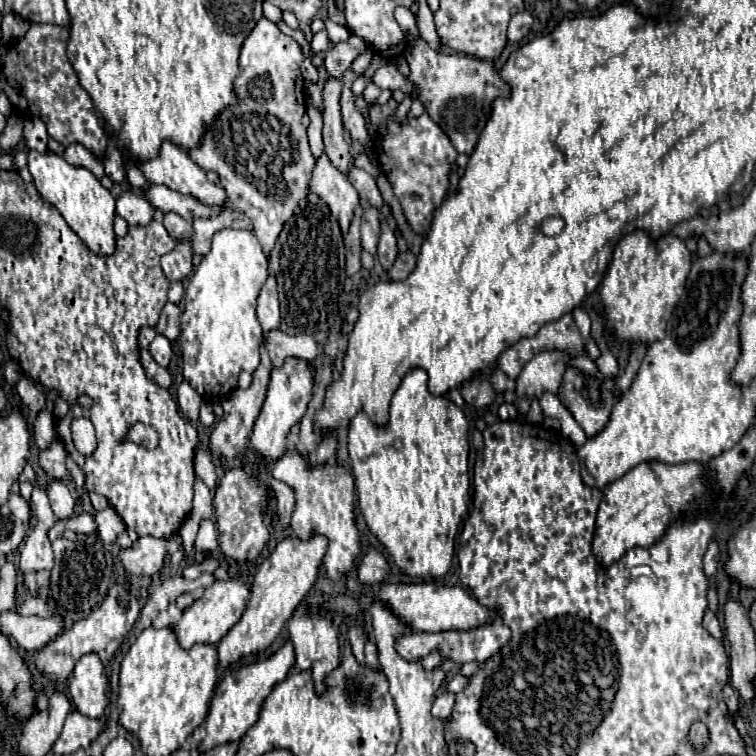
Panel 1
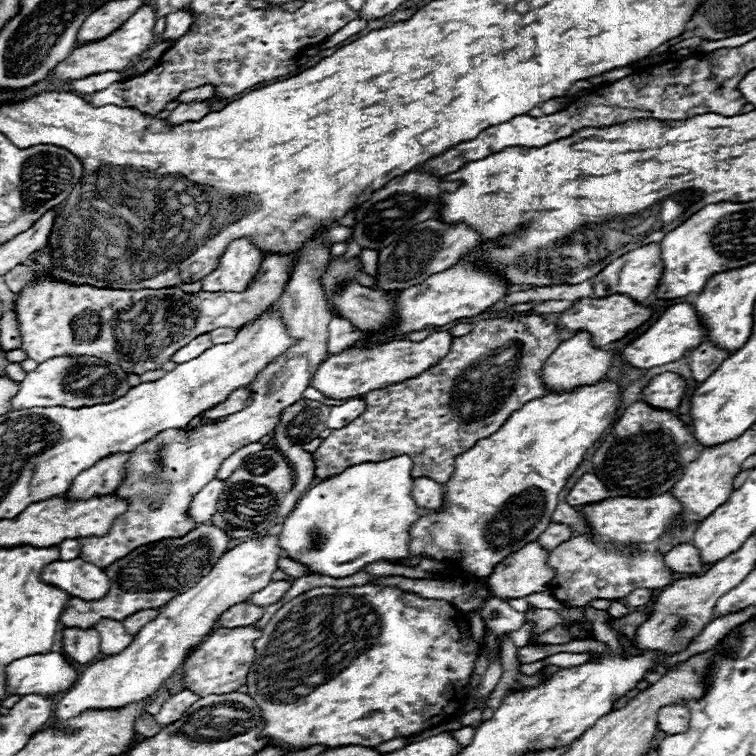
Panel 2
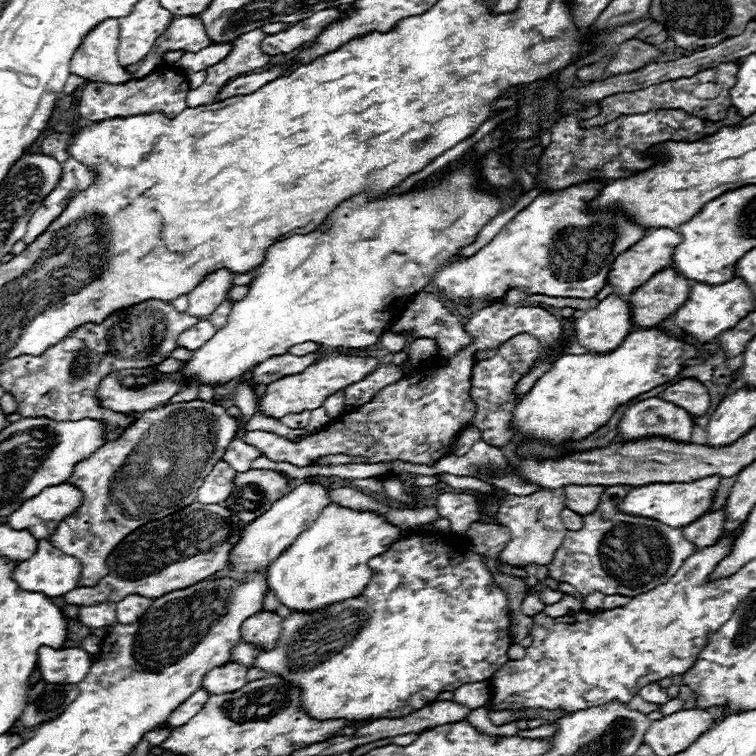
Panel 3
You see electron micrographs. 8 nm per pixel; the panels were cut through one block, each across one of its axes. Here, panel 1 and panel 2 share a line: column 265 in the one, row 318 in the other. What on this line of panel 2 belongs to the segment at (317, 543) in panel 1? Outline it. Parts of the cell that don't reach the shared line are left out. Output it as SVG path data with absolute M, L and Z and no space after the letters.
M612 294L612 296L606 296L606 298L582 298L582 300L578 300L570 310L560 314L558 326L566 328L566 330L574 330L574 332L586 330L594 336L592 338L594 346L602 348L610 342L622 340L626 334L630 334L632 330L642 326L650 316L652 316L650 306L638 304L630 296L624 296L624 294Z

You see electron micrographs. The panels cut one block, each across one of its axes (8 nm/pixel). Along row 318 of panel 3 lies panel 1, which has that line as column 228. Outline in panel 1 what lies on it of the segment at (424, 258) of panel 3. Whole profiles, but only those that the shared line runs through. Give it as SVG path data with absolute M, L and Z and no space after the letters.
M224 228L214 234L212 250L204 256L194 276L188 282L182 310L182 374L184 380L200 392L204 400L214 400L222 396L230 396L236 390L238 374L242 370L254 372L260 364L260 344L262 344L262 328L256 320L256 298L262 284L268 278L268 258L258 242L258 238L250 230L234 230Z

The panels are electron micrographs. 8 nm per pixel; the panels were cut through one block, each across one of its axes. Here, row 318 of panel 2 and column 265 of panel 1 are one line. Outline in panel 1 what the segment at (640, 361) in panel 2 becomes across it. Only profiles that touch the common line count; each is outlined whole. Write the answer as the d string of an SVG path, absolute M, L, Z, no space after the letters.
M286 640L266 660L244 664L244 666L232 670L230 674L222 676L222 680L218 682L218 686L214 690L214 698L210 702L210 712L208 712L208 718L204 722L206 738L202 740L200 752L208 750L208 748L214 748L214 746L220 746L224 742L240 740L246 734L246 730L258 720L264 698L272 692L272 688L278 682L282 682L288 676L292 666L294 666L294 648L292 648L292 642Z

